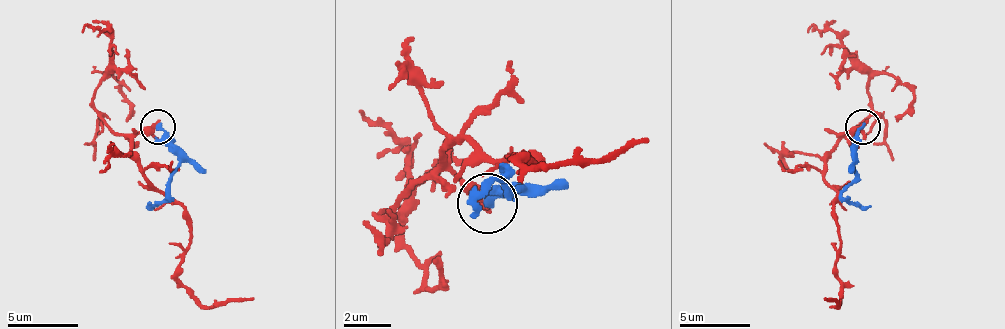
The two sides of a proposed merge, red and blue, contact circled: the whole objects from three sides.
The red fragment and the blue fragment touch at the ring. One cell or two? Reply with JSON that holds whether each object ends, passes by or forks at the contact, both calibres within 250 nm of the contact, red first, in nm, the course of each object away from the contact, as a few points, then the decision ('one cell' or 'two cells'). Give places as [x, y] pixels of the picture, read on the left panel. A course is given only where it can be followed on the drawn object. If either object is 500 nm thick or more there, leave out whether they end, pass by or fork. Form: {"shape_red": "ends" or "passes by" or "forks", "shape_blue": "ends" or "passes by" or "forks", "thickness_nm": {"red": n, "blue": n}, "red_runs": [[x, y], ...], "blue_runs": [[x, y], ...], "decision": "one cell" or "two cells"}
{"shape_red": "ends", "shape_blue": "ends", "thickness_nm": {"red": 400, "blue": 240}, "red_runs": [[155, 127], [134, 138], [137, 163], [183, 209], [190, 248], [180, 279], [208, 308], [254, 297]], "blue_runs": [[159, 127], [176, 159], [169, 195], [159, 205], [148, 205]], "decision": "two cells"}

